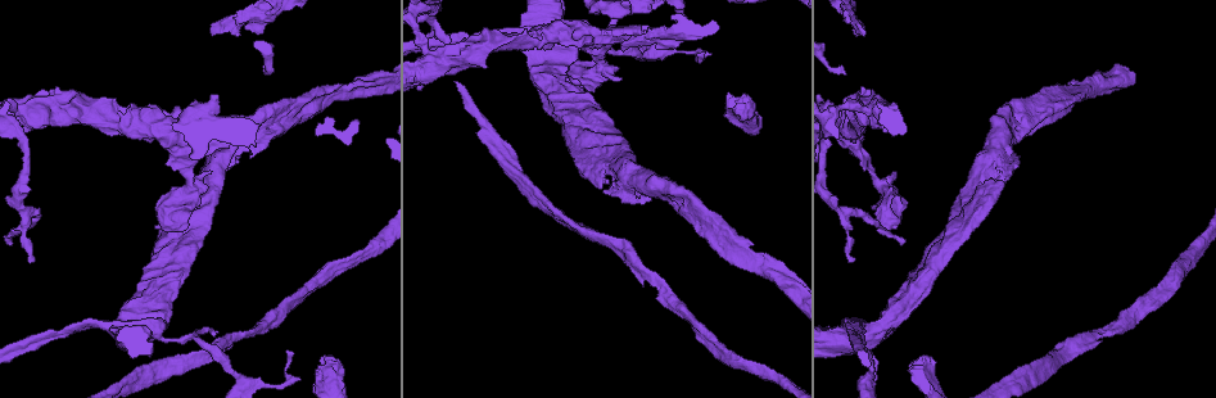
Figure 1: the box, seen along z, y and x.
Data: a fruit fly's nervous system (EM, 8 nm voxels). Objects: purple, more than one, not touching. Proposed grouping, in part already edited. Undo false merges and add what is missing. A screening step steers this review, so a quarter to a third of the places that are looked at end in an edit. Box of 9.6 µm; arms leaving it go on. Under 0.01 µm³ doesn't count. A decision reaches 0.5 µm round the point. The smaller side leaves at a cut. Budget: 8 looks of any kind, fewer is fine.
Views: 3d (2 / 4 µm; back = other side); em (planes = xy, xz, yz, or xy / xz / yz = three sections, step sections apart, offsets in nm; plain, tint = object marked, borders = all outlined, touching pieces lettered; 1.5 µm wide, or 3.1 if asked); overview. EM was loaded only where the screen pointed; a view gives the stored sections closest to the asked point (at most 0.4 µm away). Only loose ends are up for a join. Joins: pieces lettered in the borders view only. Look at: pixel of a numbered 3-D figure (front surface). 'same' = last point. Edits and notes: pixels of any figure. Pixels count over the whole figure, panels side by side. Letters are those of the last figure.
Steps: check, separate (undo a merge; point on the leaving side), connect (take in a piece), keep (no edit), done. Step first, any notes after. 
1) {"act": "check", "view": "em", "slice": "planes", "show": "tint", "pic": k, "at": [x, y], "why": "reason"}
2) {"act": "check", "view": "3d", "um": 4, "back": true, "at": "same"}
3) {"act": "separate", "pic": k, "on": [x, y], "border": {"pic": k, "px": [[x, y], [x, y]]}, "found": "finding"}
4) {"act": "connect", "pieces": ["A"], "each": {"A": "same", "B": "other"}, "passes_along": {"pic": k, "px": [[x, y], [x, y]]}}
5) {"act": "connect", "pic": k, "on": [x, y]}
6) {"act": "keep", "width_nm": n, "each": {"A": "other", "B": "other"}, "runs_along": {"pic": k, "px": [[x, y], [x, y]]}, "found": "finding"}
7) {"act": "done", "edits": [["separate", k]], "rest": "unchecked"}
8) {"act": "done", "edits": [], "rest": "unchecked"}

{"act": "check", "view": "em", "slice": "xy", "step": 4, "show": "tint", "pic": 1, "at": [903, 242], "why": "tapers out"}

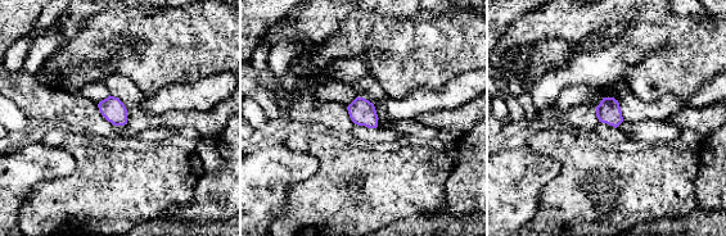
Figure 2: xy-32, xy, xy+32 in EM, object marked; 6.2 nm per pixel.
{"act": "check", "view": "em", "slice": "planes", "show": "borders", "at": "same", "why": "cut it another way"}

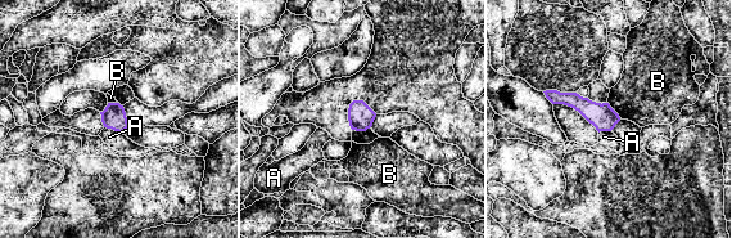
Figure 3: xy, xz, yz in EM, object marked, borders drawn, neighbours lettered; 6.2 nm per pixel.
{"act": "keep", "each": {"A": "other", "B": "other"}, "border": {"pic": 3, "px": [[104, 126], [120, 133]]}, "found": "no lettered piece goes on from it"}

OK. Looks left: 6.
{"act": "check", "view": "3d", "um": 2, "pic": 1, "at": [209, 30], "why": "free end"}

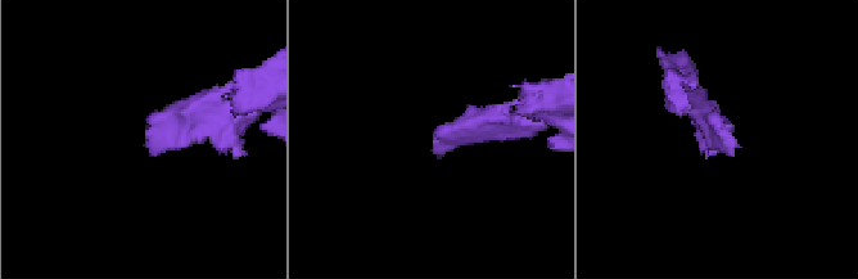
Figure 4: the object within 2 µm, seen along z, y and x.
{"act": "check", "view": "em", "slice": "planes", "show": "borders", "pic": 4, "at": [148, 139]}

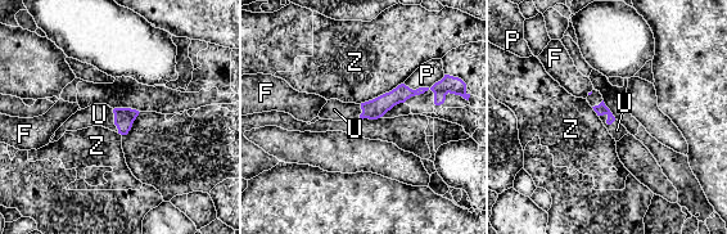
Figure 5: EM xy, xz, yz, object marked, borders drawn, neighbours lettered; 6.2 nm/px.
{"act": "connect", "pieces": ["U"], "each": {"F": "other", "P": "other", "U": "same", "Z": "other"}, "passes_along": {"pic": 5, "px": [[601, 109], [606, 120], [617, 130]]}, "found": "it goes on there"}

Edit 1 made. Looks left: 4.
{"act": "check", "view": "3d", "um": 2, "pic": 1, "at": [677, 190], "why": "thick turns thin"}

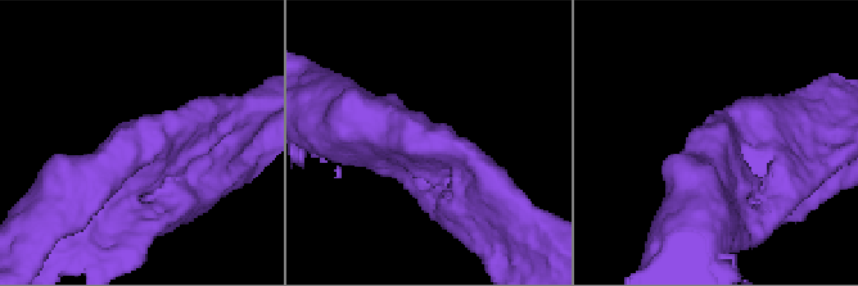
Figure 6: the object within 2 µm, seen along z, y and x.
{"act": "check", "view": "em", "slice": "xy", "step": 4, "show": "tint", "pic": 6, "at": [142, 142]}

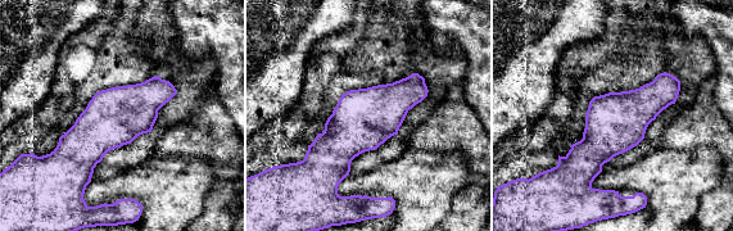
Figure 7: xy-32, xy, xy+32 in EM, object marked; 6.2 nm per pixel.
{"act": "check", "view": "em", "slice": "planes", "show": "borders", "at": "same", "why": "another direction"}

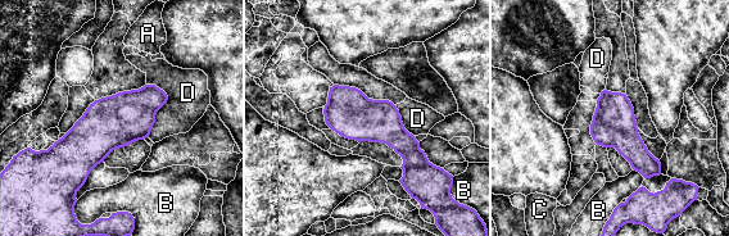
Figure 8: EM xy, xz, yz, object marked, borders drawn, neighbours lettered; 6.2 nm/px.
{"act": "keep", "each": {"A": "other", "B": "other", "C": "other", "D": "other"}, "runs_along": {"pic": 8, "px": [[333, 90], [410, 153], [407, 185]]}, "found": "all the same neuron"}

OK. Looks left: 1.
{"act": "done", "edits": [["connect", 5]], "rest": "unchecked"}

